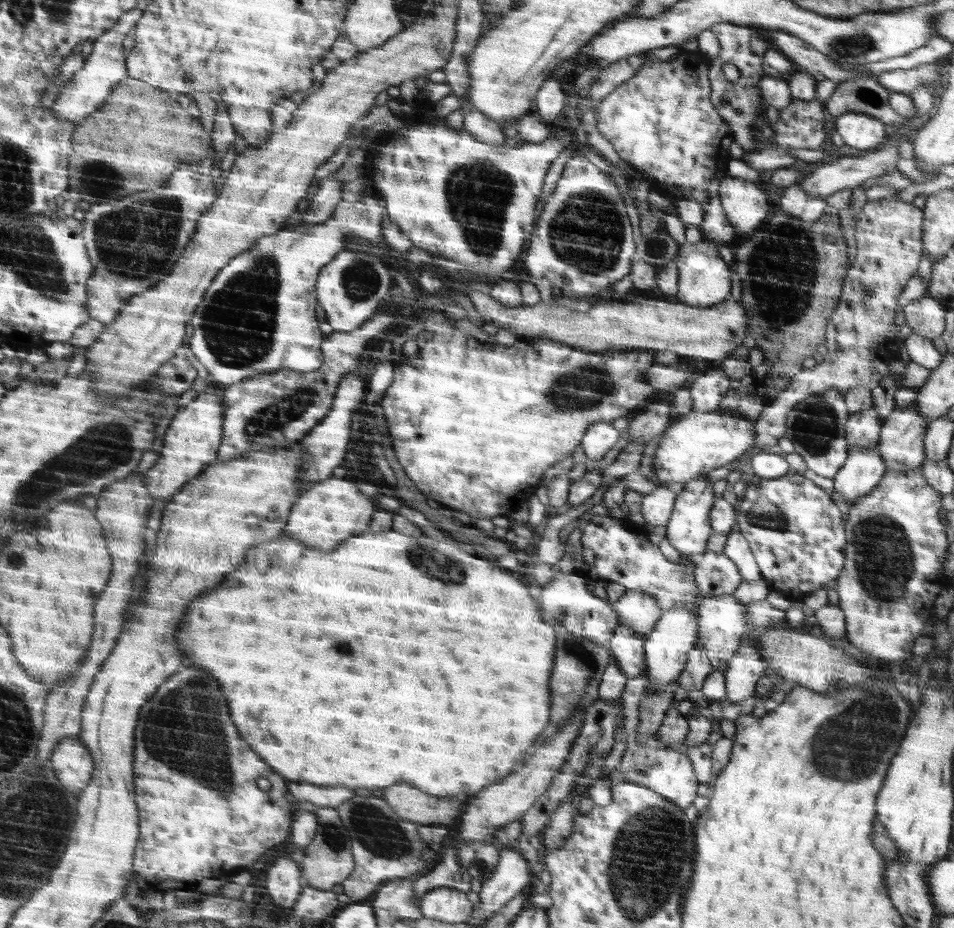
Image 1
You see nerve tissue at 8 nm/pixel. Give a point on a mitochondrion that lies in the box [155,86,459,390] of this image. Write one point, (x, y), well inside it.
(239, 328)

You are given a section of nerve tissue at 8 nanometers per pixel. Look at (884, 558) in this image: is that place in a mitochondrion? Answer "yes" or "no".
yes

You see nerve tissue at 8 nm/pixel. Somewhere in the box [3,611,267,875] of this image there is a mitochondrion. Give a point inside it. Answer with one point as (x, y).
(188, 736)

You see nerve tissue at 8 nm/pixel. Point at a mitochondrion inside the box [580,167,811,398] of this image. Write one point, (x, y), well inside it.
(657, 247)

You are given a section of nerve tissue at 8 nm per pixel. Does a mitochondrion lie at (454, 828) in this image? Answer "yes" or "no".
no

